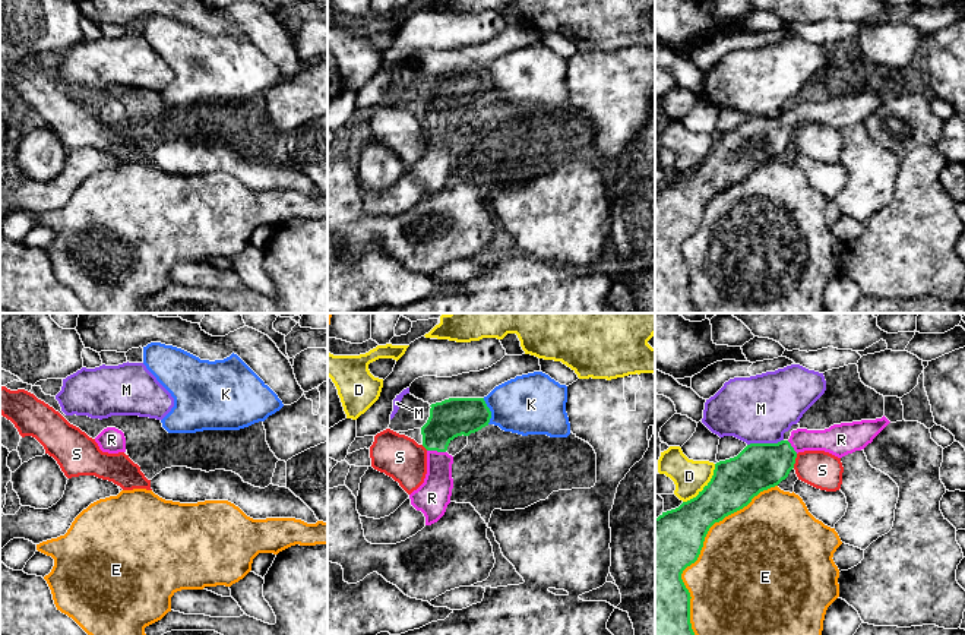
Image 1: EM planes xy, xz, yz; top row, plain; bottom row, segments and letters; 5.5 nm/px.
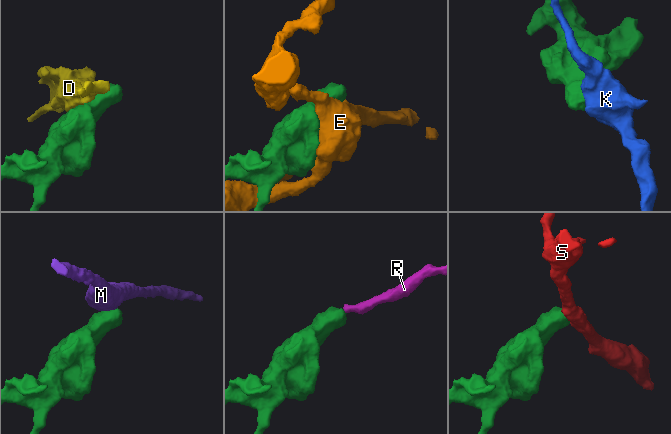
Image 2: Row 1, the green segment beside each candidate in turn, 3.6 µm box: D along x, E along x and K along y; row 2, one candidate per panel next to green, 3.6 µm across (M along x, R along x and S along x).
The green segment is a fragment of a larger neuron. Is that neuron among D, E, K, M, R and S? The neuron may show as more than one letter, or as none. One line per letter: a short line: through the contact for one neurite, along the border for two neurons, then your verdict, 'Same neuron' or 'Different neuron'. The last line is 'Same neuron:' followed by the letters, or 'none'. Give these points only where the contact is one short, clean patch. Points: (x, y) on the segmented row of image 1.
D: Different neuron
E: Different neuron
K: Line: xz (483, 398), (490, 411), (489, 423). Different neuron
M: Line: yz (782, 439), (747, 445). Different neuron
R: Line: xz (449, 419), (436, 435), (436, 449), (436, 490), (433, 495). Same neuron
S: Line: yz (797, 454), (793, 467). Different neuron
Same neuron: R

